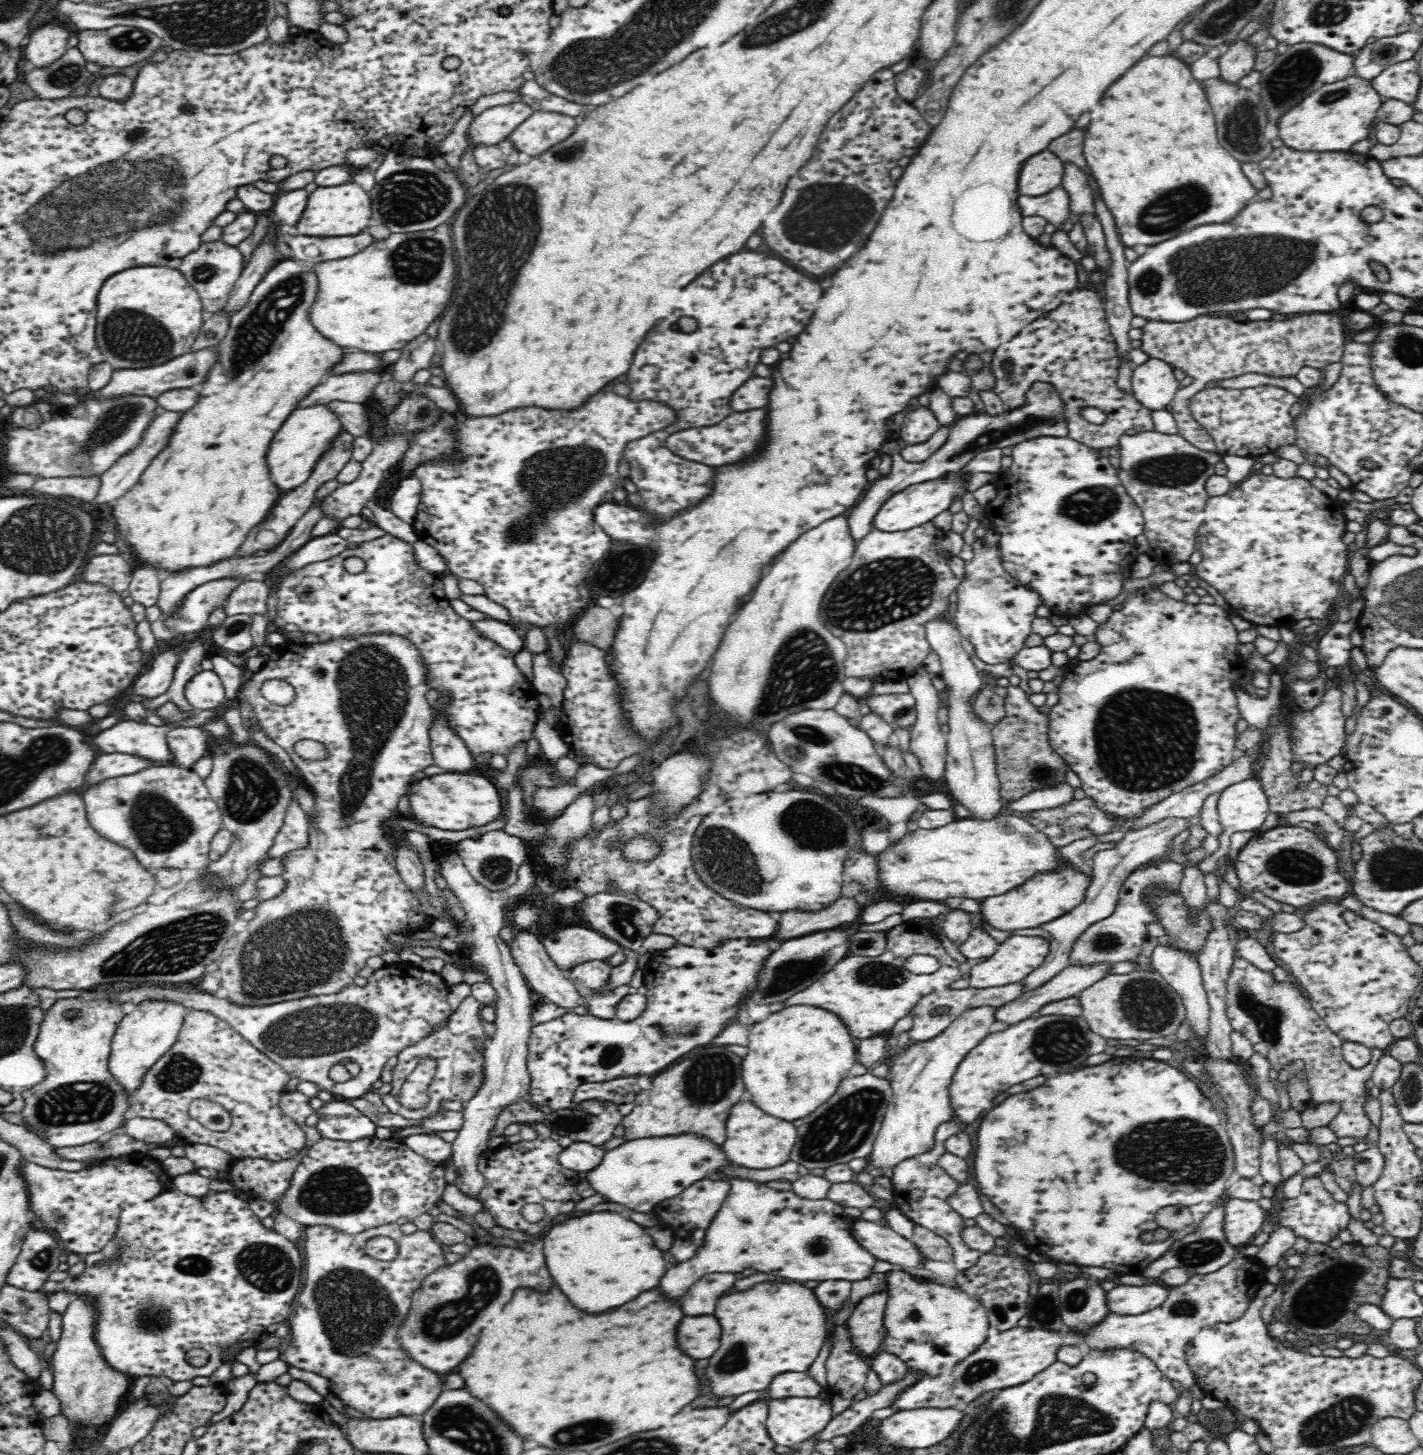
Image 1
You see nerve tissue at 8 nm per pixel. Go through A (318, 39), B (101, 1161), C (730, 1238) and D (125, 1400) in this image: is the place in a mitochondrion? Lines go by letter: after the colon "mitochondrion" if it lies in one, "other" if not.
A: other
B: other
C: other
D: other

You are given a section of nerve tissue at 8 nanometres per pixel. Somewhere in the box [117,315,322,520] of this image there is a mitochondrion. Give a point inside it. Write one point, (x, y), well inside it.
(190, 369)

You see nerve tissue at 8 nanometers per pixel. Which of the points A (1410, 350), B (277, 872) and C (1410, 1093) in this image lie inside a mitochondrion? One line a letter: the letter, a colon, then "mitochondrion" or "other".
A: mitochondrion
B: other
C: mitochondrion

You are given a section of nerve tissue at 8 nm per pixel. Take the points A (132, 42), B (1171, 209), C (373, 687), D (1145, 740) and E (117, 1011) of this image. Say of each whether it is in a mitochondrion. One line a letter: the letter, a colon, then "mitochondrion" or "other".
A: mitochondrion
B: mitochondrion
C: mitochondrion
D: mitochondrion
E: other

